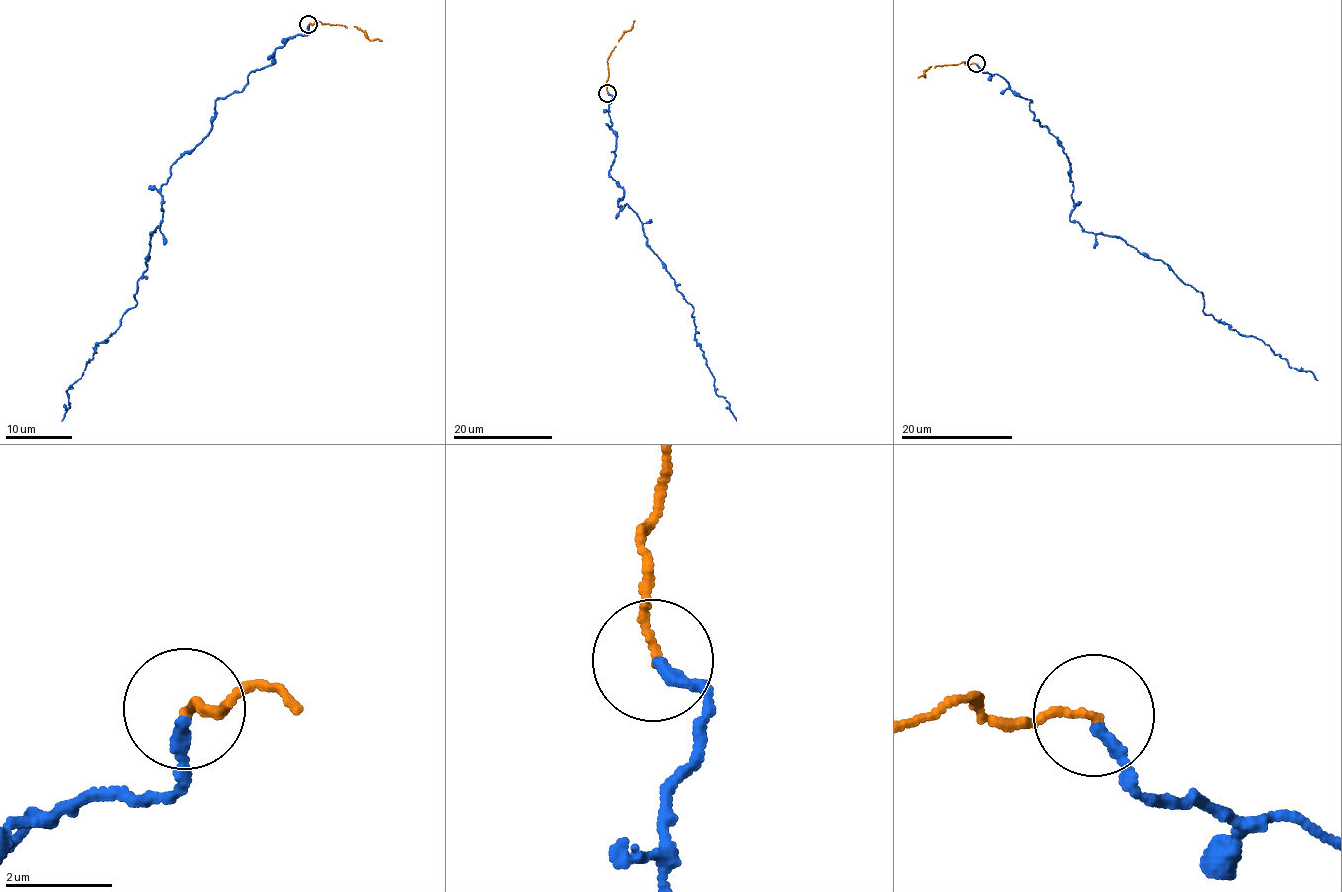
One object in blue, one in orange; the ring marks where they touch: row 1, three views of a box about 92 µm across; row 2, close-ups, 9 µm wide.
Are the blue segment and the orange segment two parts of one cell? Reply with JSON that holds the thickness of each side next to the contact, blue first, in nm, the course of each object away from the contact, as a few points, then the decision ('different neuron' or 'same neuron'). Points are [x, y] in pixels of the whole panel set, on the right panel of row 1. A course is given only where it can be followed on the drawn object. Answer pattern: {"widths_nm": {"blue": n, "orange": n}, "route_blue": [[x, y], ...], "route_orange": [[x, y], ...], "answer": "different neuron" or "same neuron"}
{"widths_nm": {"blue": 240, "orange": 140}, "route_blue": [[976, 64], [1030, 99], [1066, 155], [1070, 219], [1165, 262], [1203, 294], [1205, 314], [1317, 379]], "route_orange": [[976, 63], [929, 66], [924, 77], [917, 77]], "answer": "same neuron"}

